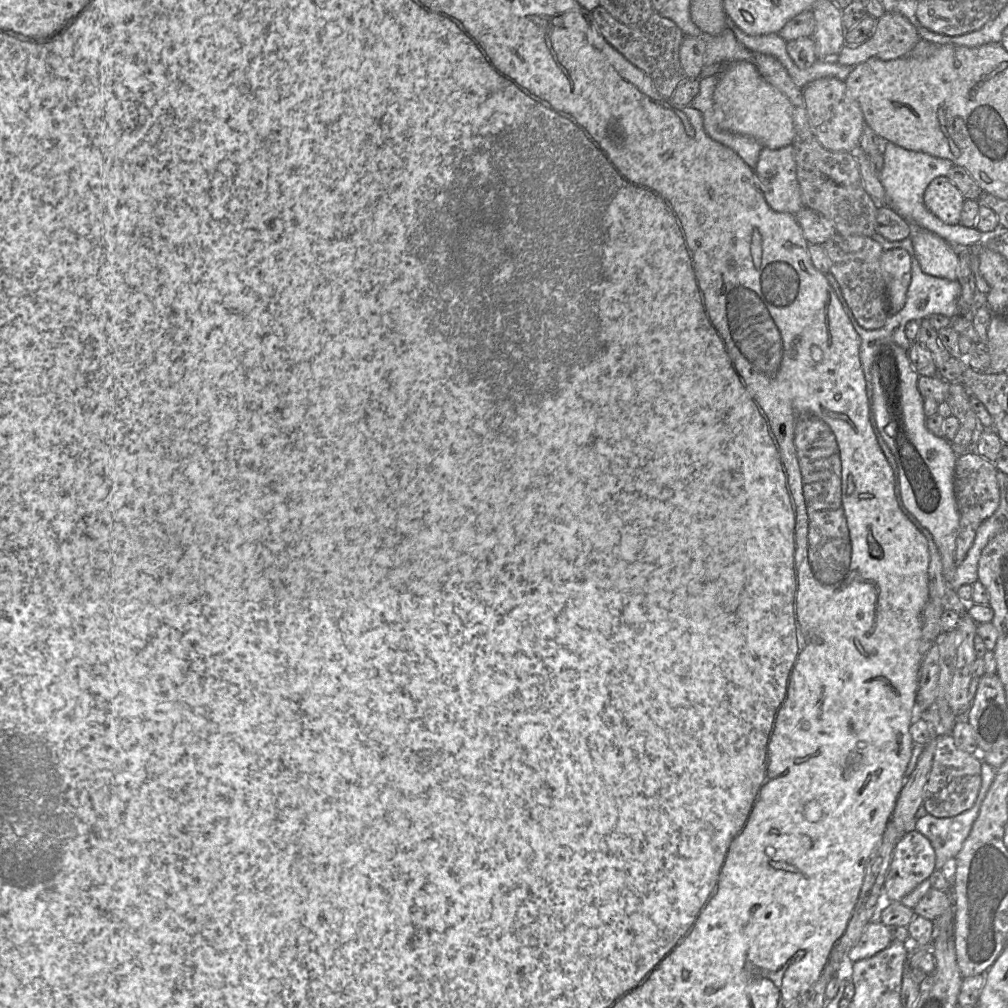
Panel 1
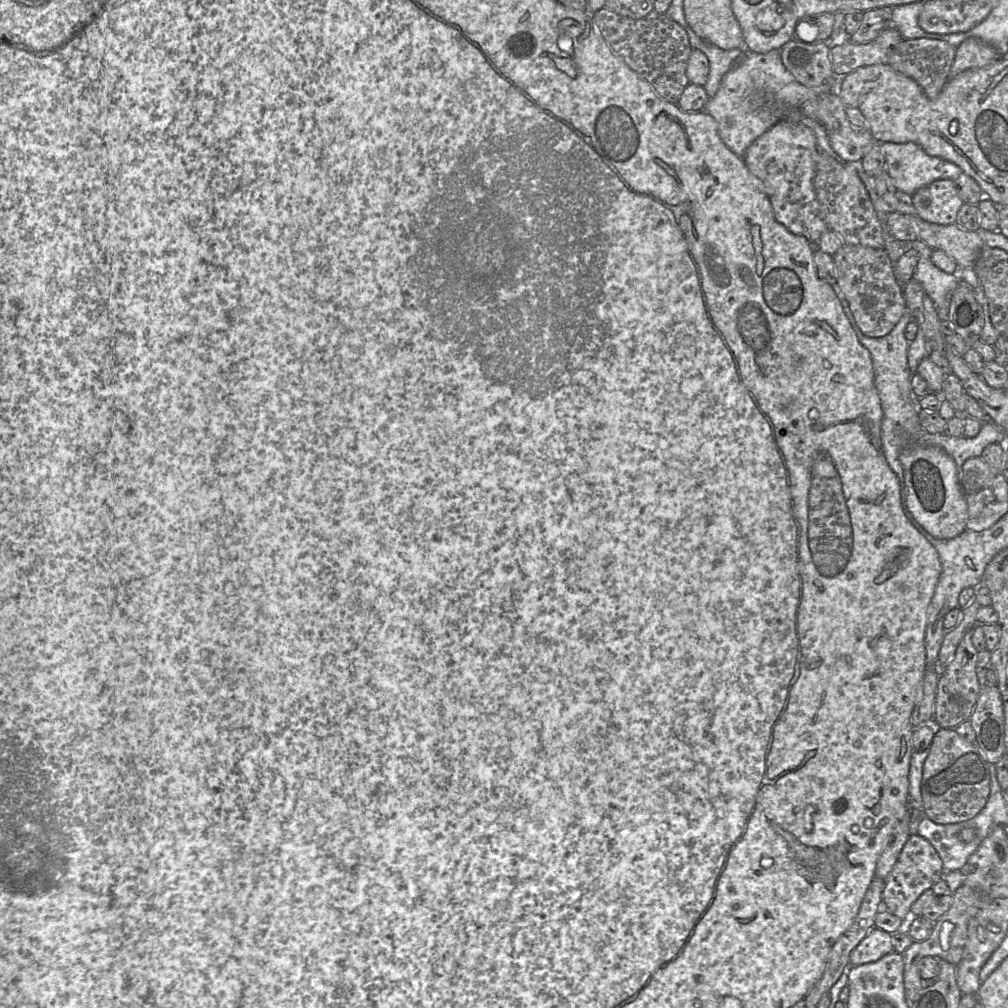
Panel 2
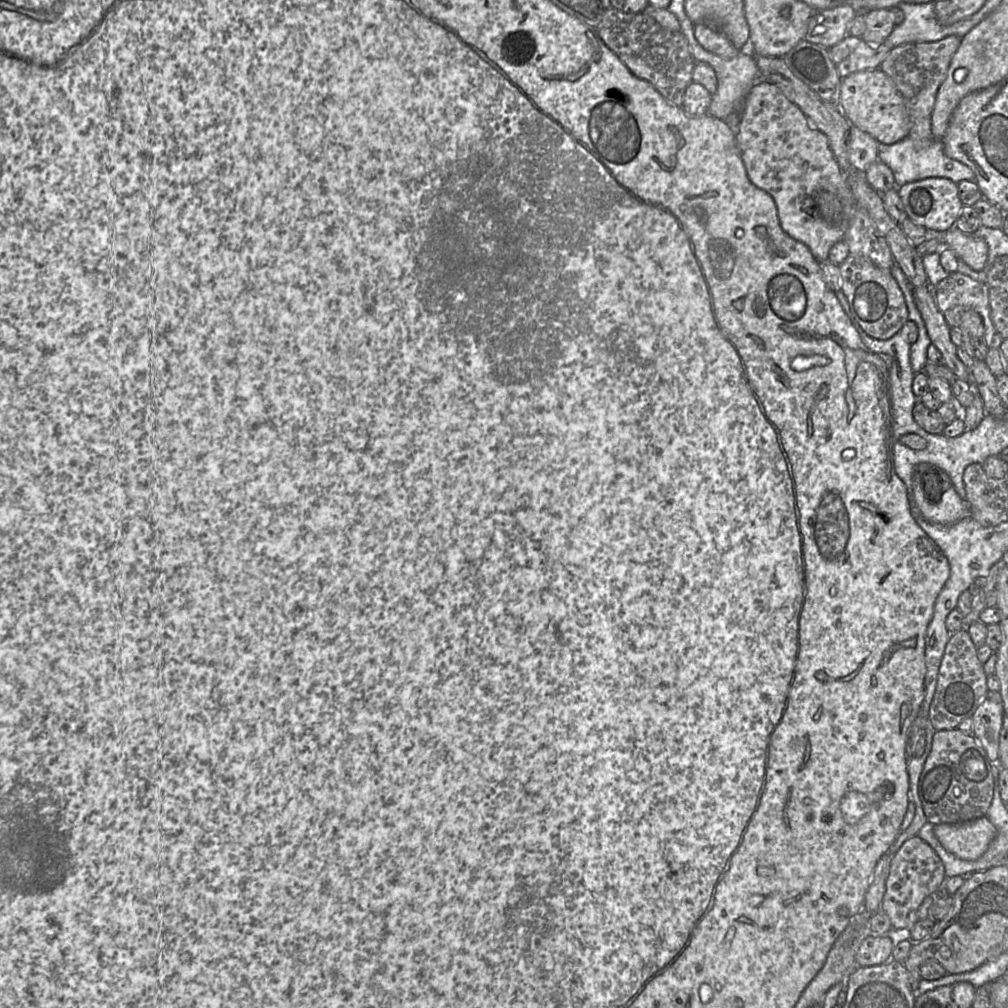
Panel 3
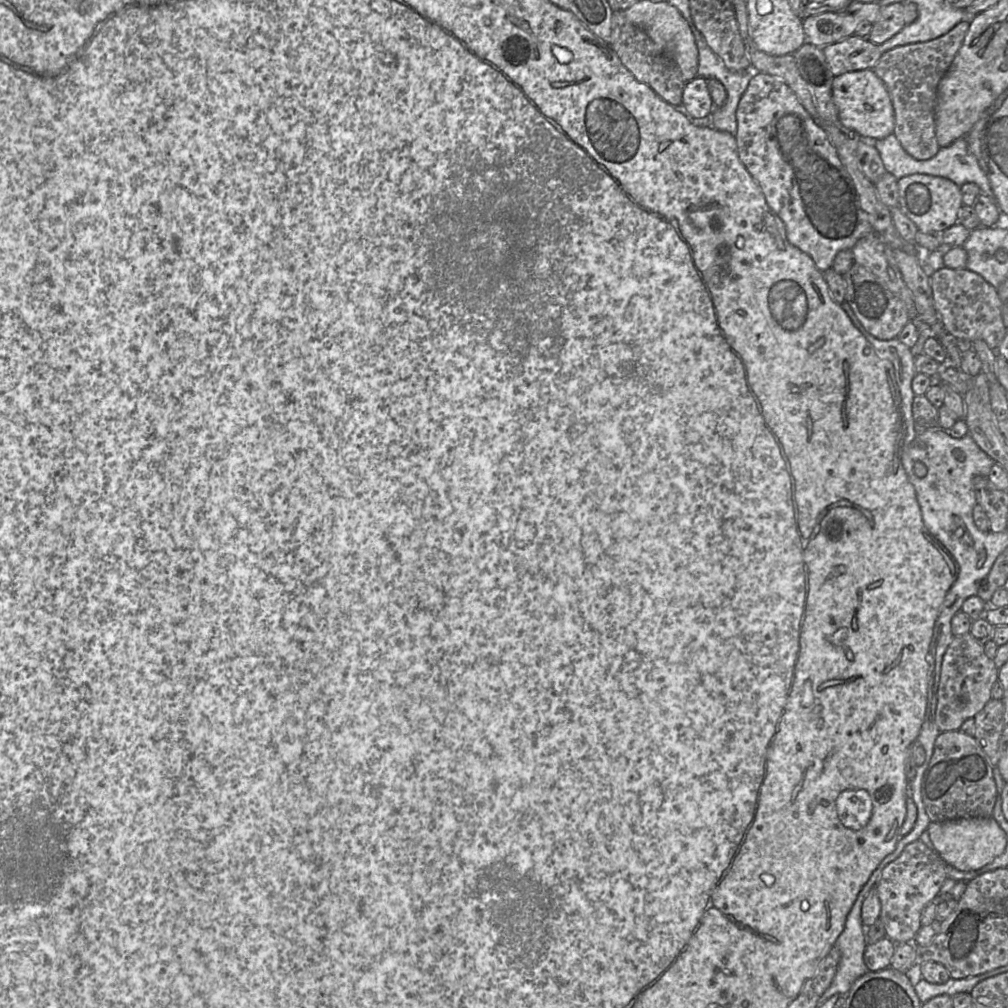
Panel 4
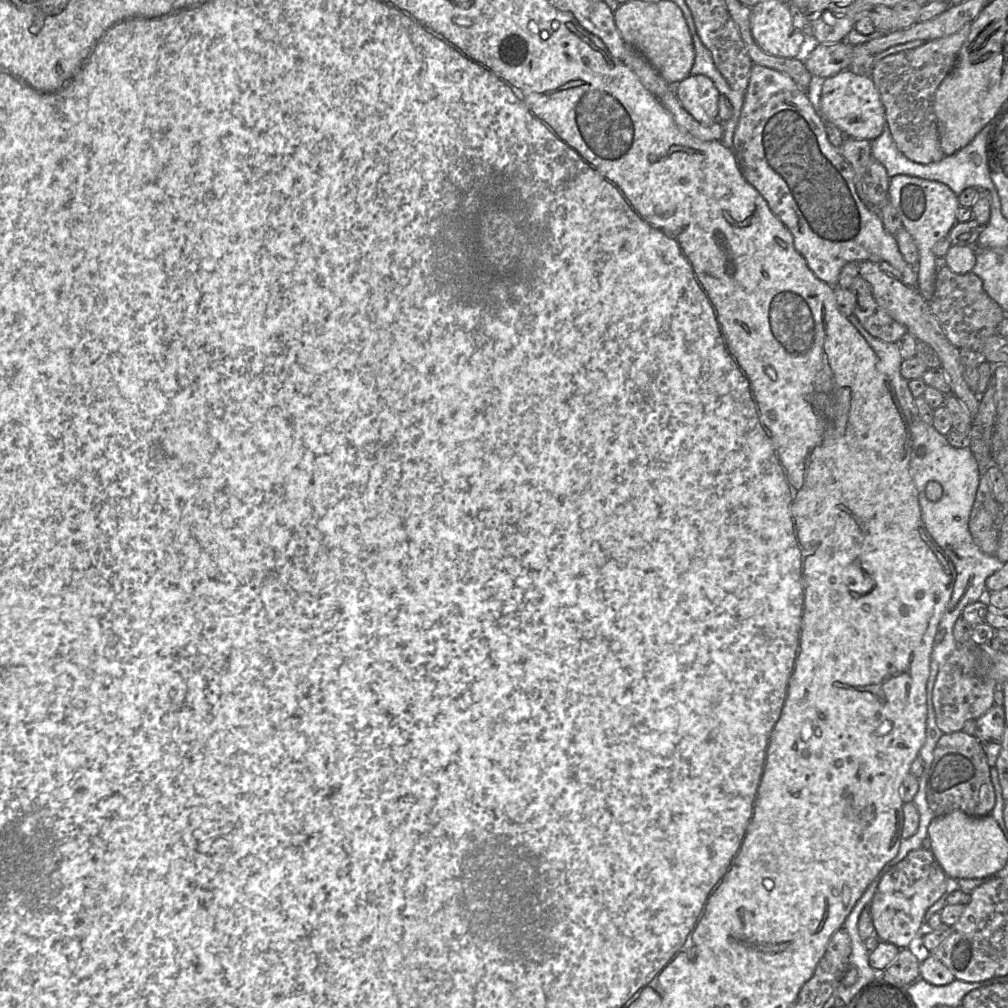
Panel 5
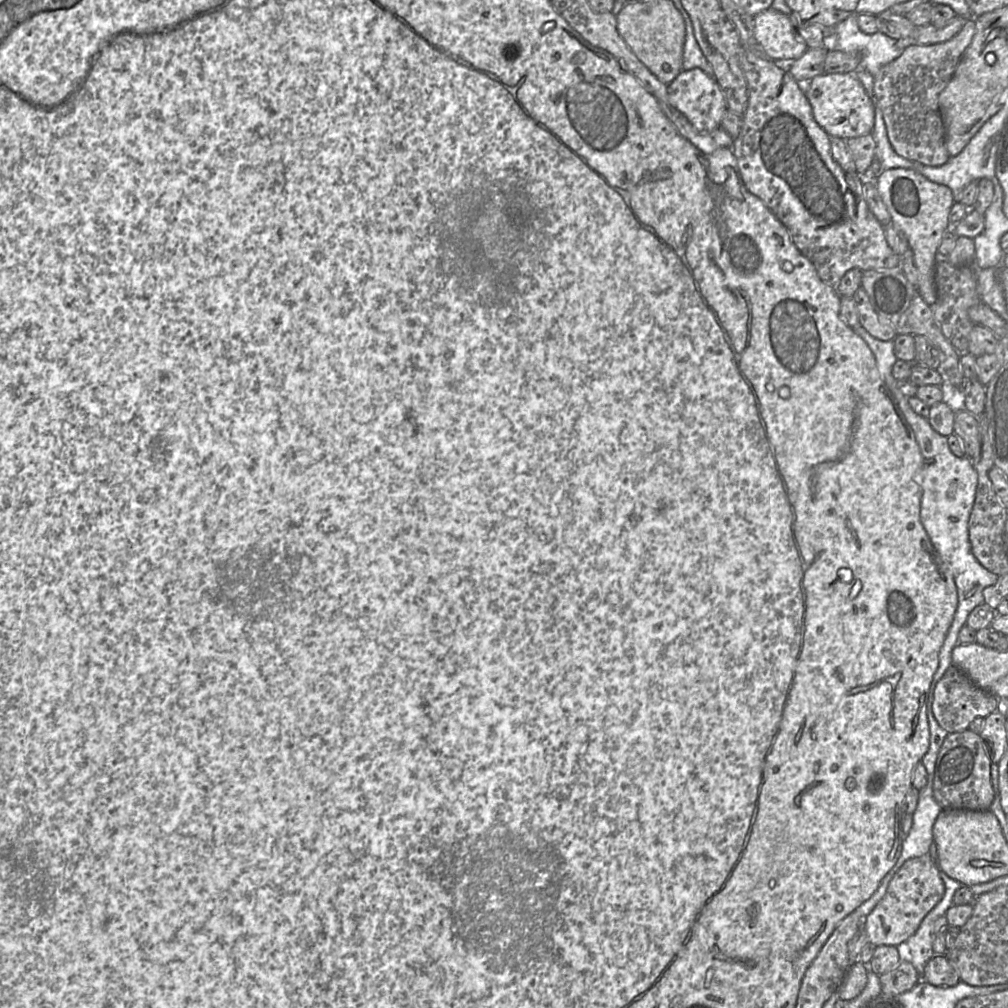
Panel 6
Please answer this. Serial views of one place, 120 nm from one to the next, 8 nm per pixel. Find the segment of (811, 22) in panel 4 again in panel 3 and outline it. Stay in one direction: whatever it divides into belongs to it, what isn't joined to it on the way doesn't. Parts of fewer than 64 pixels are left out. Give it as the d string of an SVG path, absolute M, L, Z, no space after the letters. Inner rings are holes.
M849 4L816 11L809 20L804 40L831 48L849 35L849 27L856 15Z

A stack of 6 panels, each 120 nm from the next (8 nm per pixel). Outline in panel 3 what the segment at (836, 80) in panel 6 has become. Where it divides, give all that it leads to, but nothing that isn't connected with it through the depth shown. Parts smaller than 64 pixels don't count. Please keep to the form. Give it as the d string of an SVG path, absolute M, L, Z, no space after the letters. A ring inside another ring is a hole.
M881 69L863 70L852 73L841 80L840 109L848 121L863 132L870 134L877 142L894 144L908 137L910 120L904 100L892 79Z

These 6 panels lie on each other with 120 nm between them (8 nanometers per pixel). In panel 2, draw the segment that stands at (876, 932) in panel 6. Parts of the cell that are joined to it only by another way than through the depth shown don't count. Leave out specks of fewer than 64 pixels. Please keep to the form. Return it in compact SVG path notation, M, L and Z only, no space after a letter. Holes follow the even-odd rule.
M918 834L910 835L885 880L882 894L883 909L907 922L911 917L912 904L941 877L943 877L942 860L936 849L924 837Z

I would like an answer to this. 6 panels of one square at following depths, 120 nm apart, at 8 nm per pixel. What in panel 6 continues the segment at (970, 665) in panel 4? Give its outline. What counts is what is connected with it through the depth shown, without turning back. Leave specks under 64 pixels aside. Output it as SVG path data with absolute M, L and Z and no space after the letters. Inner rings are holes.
M951 665L935 687L932 710L938 724L947 733L954 733L968 729L977 717L986 718L996 711L997 705L997 697L979 688L964 672Z

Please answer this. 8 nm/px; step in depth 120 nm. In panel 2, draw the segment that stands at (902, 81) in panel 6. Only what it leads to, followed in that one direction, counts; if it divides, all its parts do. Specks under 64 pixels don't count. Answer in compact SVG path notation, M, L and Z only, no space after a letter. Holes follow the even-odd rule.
M917 38L903 40L888 60L895 71L913 79L930 99L935 99L950 78L950 69L954 61L955 47L934 39Z

